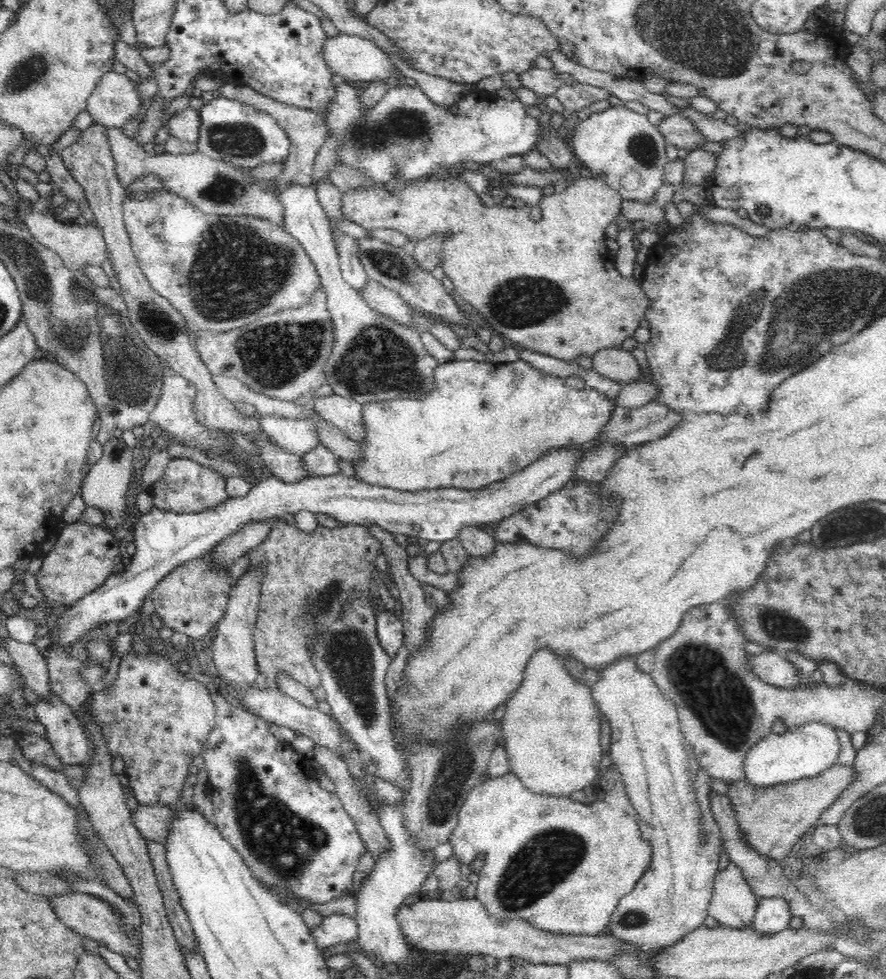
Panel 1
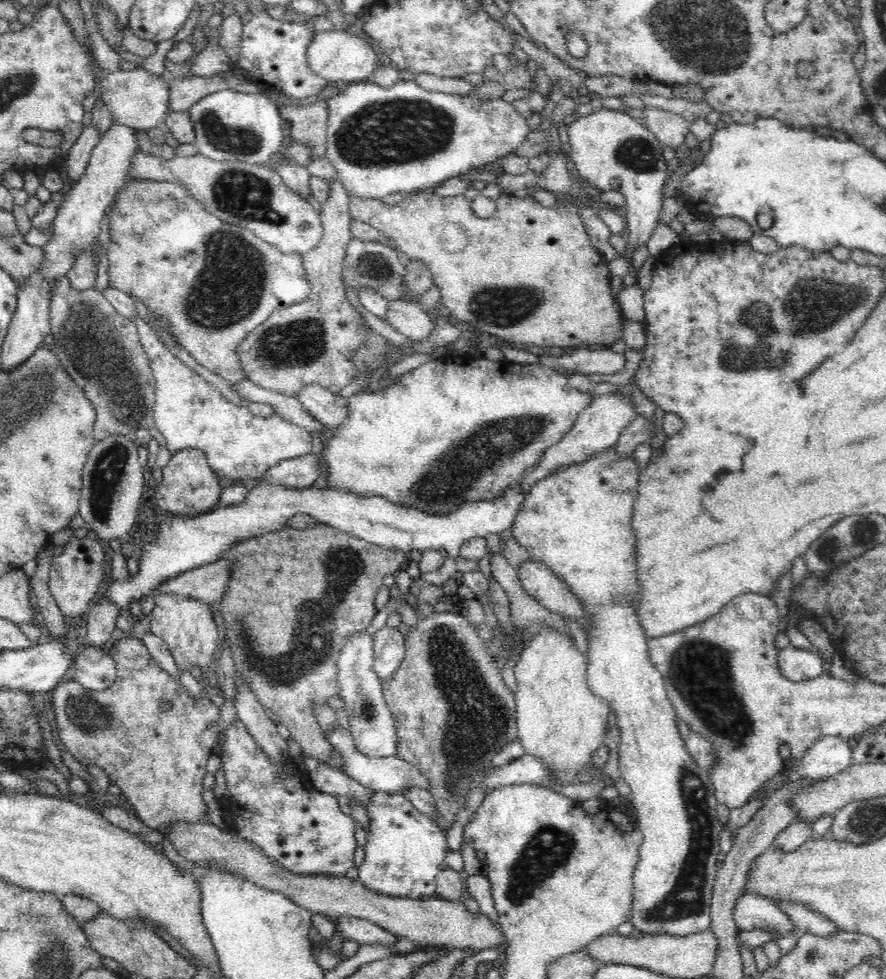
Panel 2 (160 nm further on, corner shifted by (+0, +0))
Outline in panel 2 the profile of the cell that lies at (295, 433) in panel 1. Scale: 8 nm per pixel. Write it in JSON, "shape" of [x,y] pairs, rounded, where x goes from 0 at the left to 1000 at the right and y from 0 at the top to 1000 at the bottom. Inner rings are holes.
{"shape":[[[157,322],[151,326],[158,349],[169,367],[176,389],[173,415],[175,436],[184,443],[188,459],[194,465],[208,459],[227,460],[247,489],[282,492],[299,485],[304,478],[316,474],[318,470],[345,466],[352,462],[352,443],[348,439],[324,431],[314,423],[305,425],[306,427],[292,427],[279,419],[279,413],[266,414],[257,410],[237,390],[194,362]]]}

